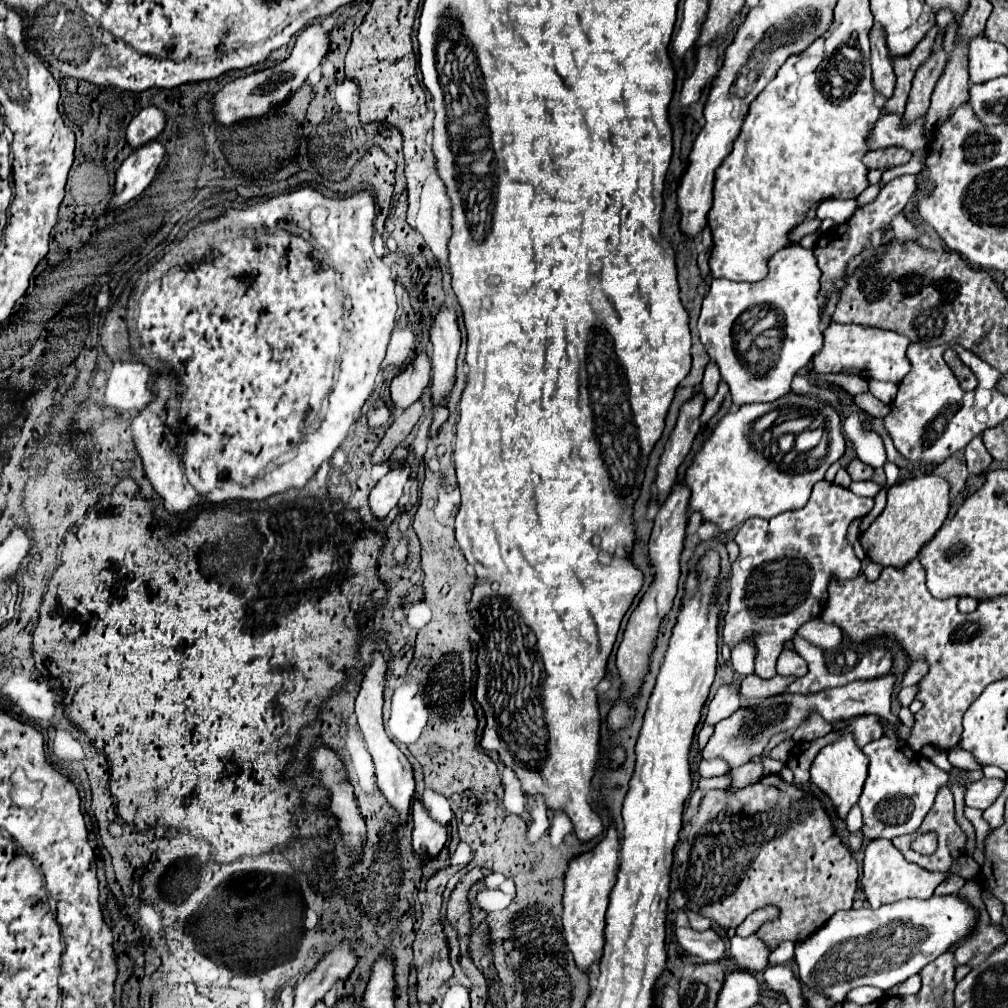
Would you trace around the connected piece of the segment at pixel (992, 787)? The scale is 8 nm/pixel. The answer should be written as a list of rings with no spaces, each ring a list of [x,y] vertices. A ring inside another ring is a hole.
[[[980,778],[980,780],[966,780],[964,782],[964,798],[966,798],[966,806],[970,808],[978,808],[978,810],[986,810],[1004,790],[1004,782],[1002,780],[990,780],[990,778]]]

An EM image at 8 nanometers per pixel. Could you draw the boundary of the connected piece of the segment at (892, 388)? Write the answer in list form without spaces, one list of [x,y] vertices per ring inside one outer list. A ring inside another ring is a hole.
[[[872,380],[870,382],[870,392],[882,400],[884,404],[890,404],[896,398],[896,384],[888,384],[888,382],[880,382],[880,380]]]

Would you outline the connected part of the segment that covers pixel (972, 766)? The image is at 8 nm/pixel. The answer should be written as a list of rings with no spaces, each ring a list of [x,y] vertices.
[[[954,748],[948,752],[948,762],[958,768],[958,770],[978,770],[980,766],[976,764],[976,760],[972,760],[970,752],[964,752],[962,748]]]

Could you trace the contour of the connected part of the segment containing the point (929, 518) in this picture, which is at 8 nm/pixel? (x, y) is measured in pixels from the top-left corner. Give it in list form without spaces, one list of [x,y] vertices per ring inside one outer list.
[[[914,476],[888,488],[888,502],[884,512],[862,534],[860,542],[872,562],[882,566],[904,566],[918,556],[924,542],[928,542],[944,524],[950,512],[950,484],[940,476]]]

